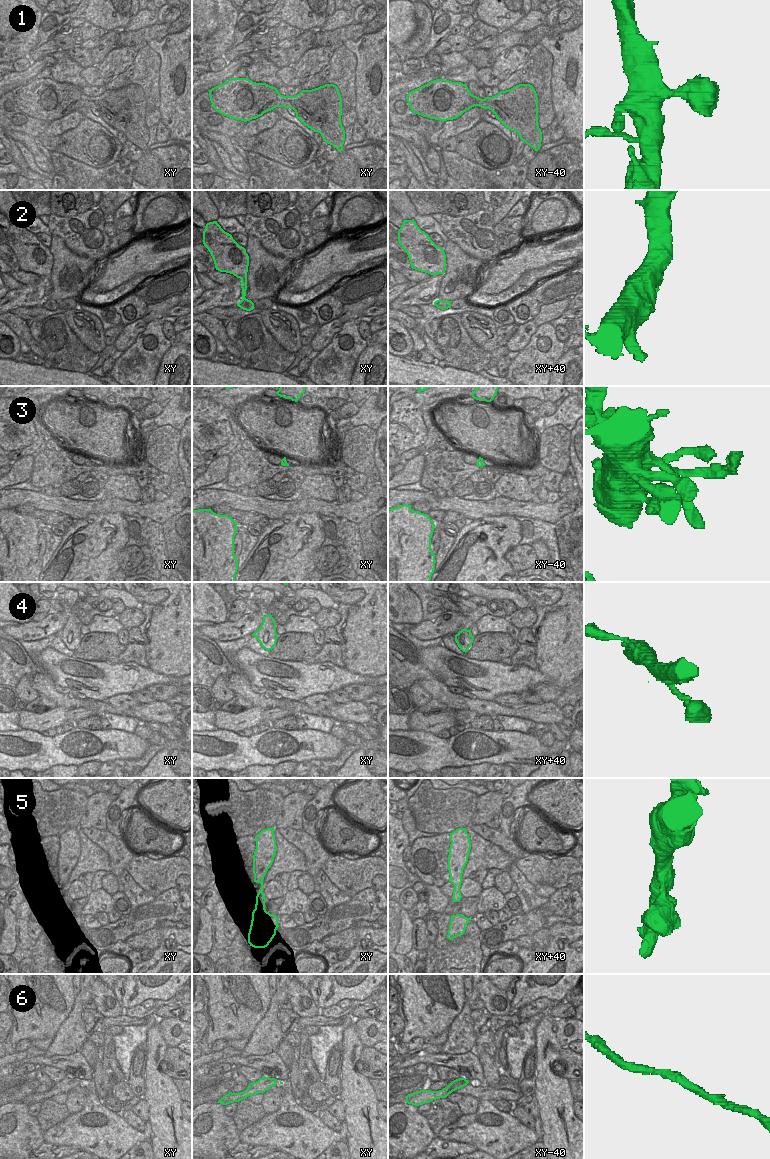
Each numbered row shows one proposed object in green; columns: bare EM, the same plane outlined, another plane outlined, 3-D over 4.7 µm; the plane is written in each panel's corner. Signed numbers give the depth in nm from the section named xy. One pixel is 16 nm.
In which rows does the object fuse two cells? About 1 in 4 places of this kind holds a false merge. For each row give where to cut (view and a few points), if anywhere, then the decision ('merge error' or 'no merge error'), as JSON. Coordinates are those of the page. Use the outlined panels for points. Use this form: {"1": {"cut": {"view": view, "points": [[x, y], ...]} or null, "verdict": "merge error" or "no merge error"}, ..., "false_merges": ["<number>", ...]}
{"1": {"cut": null, "verdict": "no merge error"}, "2": {"cut": null, "verdict": "no merge error"}, "3": {"cut": null, "verdict": "no merge error"}, "4": {"cut": null, "verdict": "no merge error"}, "5": {"cut": null, "verdict": "no merge error"}, "6": {"cut": {"view": "xy", "points": [[264, 1090], [257, 1092]]}, "verdict": "merge error"}, "false_merges": ["6"]}

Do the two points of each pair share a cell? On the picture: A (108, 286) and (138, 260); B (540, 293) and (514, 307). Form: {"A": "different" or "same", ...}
{"A": "same", "B": "different"}

